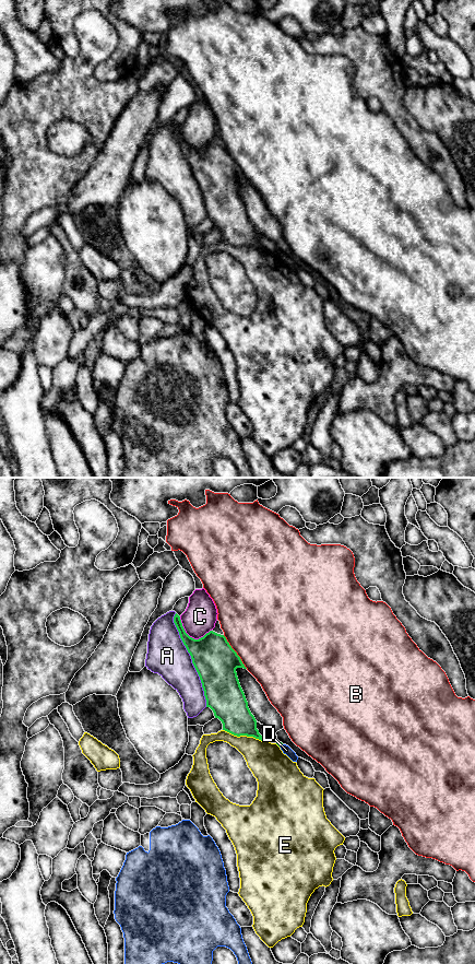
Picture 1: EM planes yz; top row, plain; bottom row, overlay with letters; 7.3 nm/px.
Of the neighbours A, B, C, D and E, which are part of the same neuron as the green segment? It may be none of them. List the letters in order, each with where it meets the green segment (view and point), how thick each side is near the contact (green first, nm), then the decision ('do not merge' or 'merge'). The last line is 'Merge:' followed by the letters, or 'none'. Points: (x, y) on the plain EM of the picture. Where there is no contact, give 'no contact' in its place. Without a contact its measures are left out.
A: yz (192, 171) | 320/300 nm | do not merge
B: yz (235, 162) | 320/500 nm | do not merge
C: yz (191, 148) | 320/240 nm | do not merge
D: yz (281, 255) | 40/70 nm | do not merge
E: yz (245, 245) | 260/280 nm | do not merge
Merge: none

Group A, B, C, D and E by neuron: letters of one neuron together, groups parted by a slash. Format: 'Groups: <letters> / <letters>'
Groups: A / B / C / D / E

